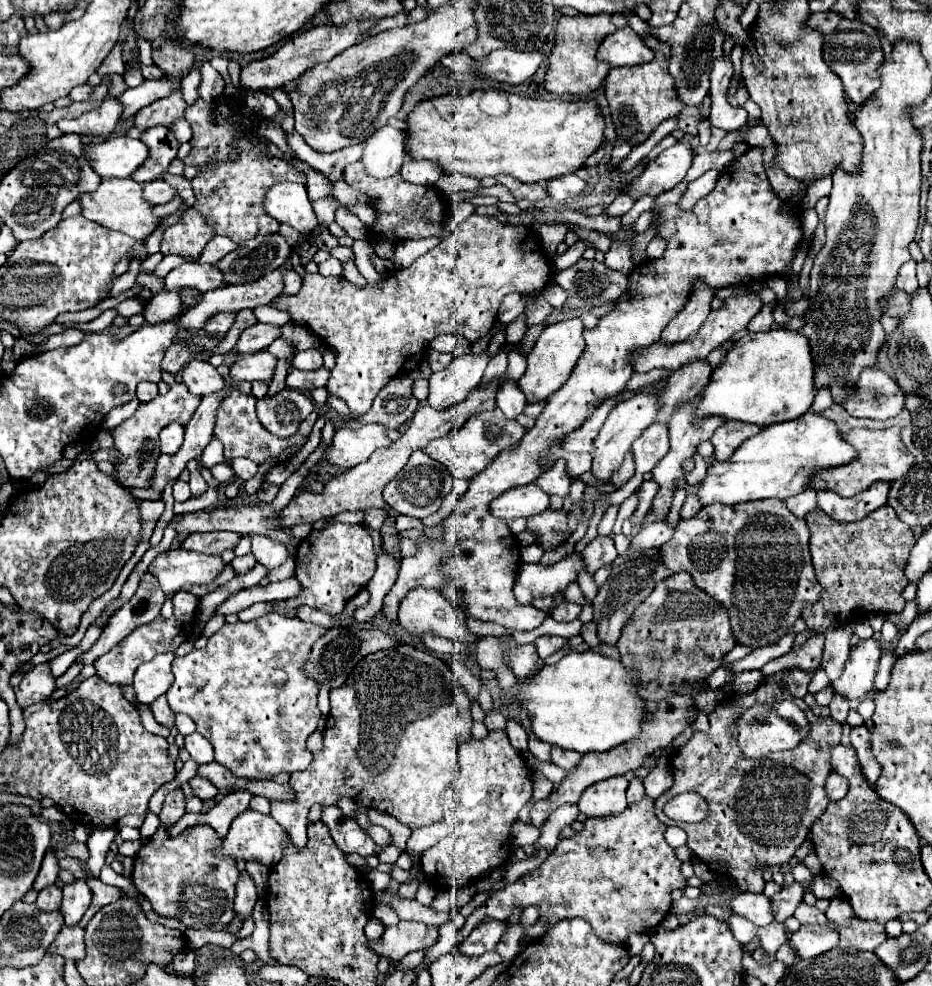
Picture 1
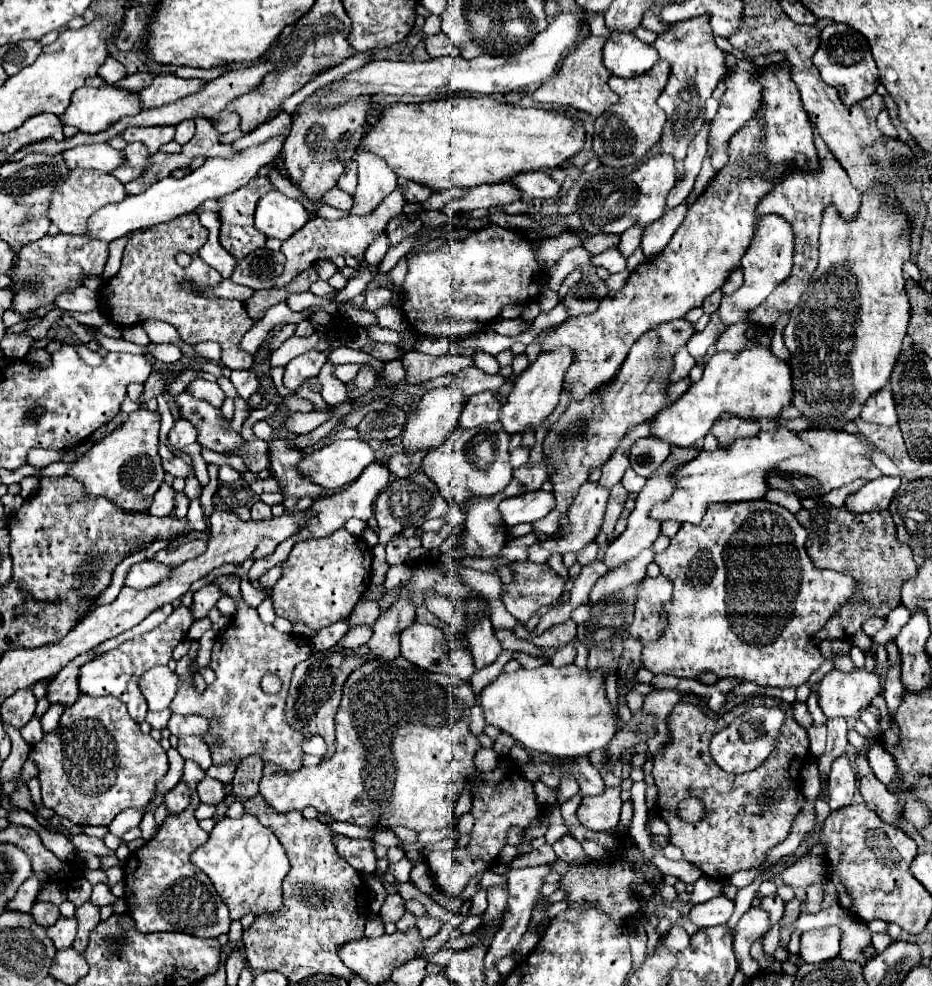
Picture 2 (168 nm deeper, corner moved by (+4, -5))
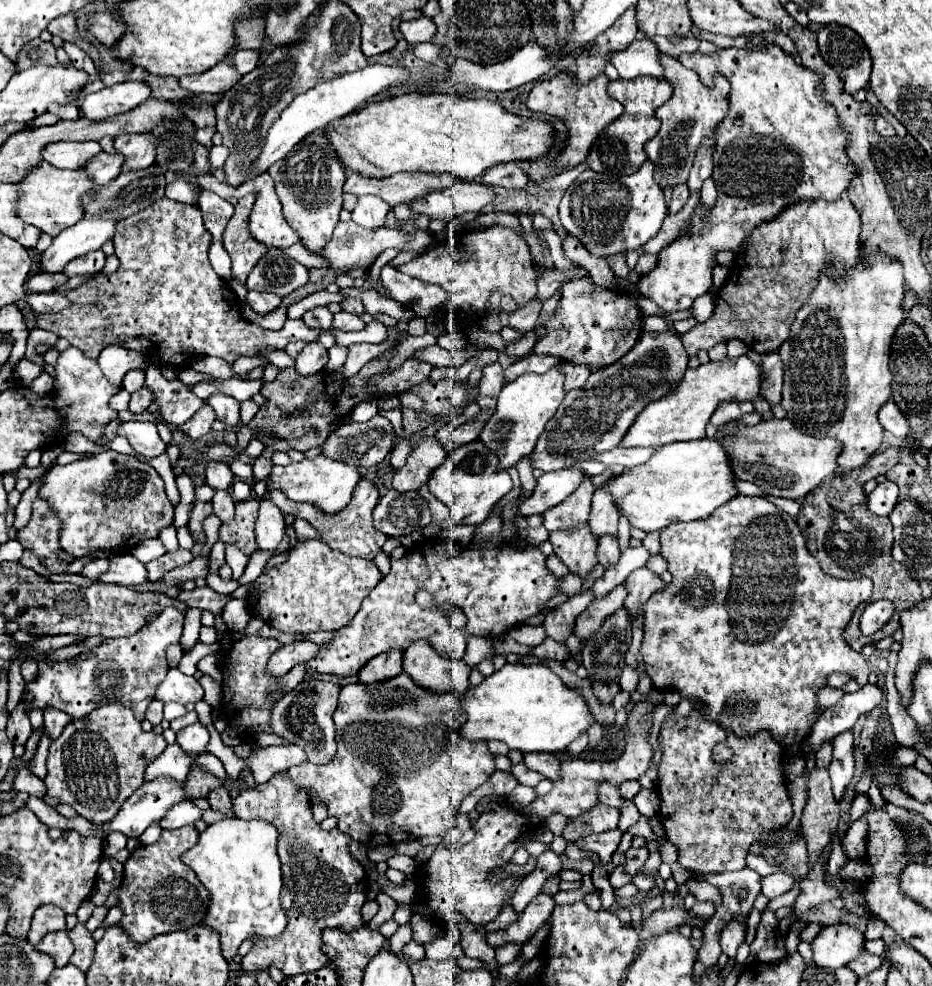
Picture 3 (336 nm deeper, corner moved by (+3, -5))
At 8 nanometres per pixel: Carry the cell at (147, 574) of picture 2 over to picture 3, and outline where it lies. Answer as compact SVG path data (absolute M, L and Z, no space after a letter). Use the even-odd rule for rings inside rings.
M117 554L109 558L109 568L105 574L97 578L103 584L121 584L121 586L135 586L147 582L145 564L141 564L131 554Z

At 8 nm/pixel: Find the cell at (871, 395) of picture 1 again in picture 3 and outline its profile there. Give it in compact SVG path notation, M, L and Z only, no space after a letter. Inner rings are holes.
M889 402L879 410L879 422L887 432L891 432L897 438L907 438L911 432L907 416L897 408L895 402Z

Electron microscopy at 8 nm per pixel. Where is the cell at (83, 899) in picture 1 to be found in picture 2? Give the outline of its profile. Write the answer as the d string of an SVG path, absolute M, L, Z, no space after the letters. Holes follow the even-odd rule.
M70 916L70 918L60 918L56 924L52 924L48 928L48 936L52 938L54 946L60 950L60 948L66 948L66 946L72 946L74 938L76 938L76 930L78 930L78 922L76 922L76 916Z

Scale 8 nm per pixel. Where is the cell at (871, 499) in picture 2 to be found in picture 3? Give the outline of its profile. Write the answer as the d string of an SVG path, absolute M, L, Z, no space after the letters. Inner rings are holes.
M885 480L877 484L877 488L867 496L867 506L877 516L889 516L897 504L897 496L899 496L897 484L891 480Z

